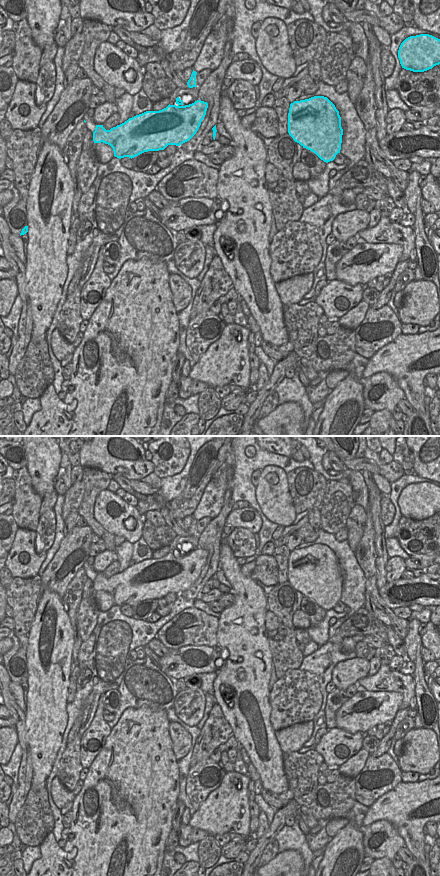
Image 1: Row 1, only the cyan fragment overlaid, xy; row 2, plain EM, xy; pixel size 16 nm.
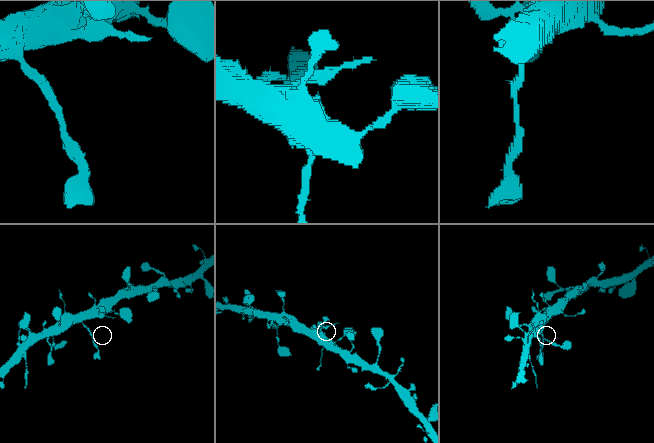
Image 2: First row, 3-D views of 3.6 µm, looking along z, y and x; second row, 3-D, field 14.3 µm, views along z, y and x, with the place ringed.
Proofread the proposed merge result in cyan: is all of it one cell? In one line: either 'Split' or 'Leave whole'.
Leave whole

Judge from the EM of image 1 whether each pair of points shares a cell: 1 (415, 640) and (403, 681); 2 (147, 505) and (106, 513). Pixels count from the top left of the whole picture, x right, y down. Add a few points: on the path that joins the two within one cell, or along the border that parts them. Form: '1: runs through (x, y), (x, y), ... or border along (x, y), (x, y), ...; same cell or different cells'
1: border along (412, 675), (415, 696); different cells
2: border along (135, 507), (142, 516); different cells

